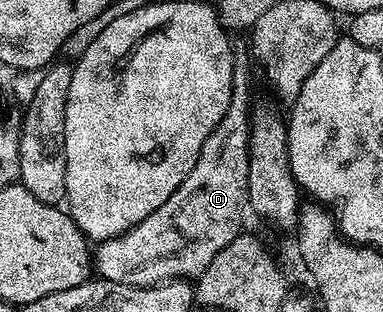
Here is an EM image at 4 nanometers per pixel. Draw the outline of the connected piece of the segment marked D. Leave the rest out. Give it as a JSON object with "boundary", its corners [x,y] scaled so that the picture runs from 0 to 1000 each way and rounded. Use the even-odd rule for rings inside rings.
{"boundary":[[[632,154],[601,157],[608,295],[595,353],[525,468],[522,506],[449,631],[324,753],[253,785],[245,859],[264,894],[384,923],[439,897],[512,891],[540,862],[564,814],[606,776],[606,763],[629,753],[632,705],[648,660],[658,167],[632,167]]]}

